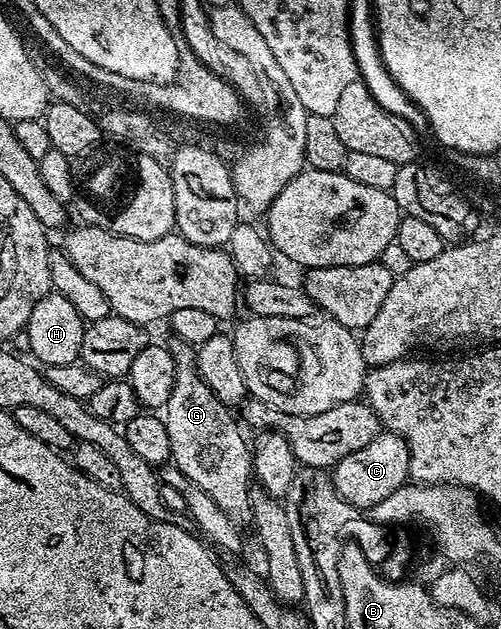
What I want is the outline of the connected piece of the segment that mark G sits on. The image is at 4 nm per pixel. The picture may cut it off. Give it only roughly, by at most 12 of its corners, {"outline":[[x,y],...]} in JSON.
{"outline":[[168,348],[171,462],[251,528],[243,437],[202,381],[197,350]]}

